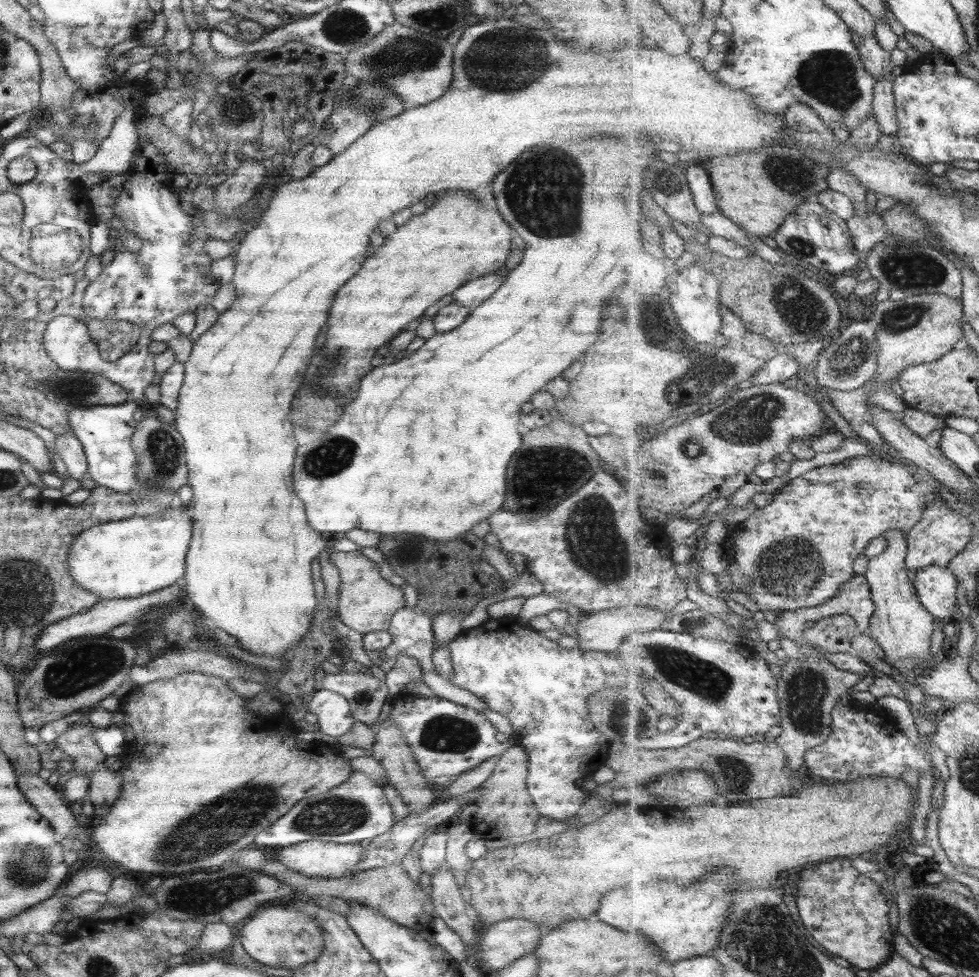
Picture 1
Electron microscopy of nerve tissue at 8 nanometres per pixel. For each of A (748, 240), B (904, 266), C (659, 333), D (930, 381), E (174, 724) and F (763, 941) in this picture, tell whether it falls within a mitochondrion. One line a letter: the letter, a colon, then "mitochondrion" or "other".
A: other
B: mitochondrion
C: mitochondrion
D: other
E: mitochondrion
F: mitochondrion

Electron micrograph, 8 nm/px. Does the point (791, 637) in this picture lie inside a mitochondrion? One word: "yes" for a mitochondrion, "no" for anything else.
no

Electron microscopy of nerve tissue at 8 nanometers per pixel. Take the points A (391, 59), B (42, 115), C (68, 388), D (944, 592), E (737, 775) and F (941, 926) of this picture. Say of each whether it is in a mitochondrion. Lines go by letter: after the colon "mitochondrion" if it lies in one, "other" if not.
A: mitochondrion
B: other
C: mitochondrion
D: other
E: mitochondrion
F: mitochondrion

